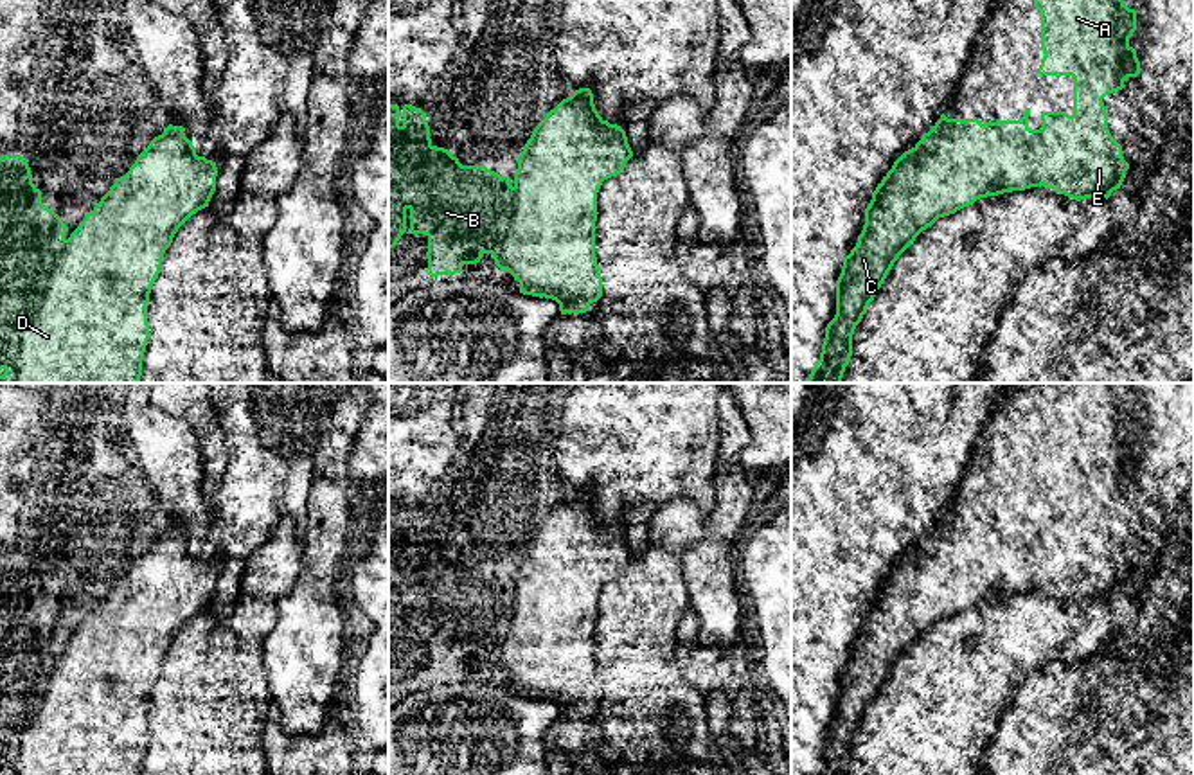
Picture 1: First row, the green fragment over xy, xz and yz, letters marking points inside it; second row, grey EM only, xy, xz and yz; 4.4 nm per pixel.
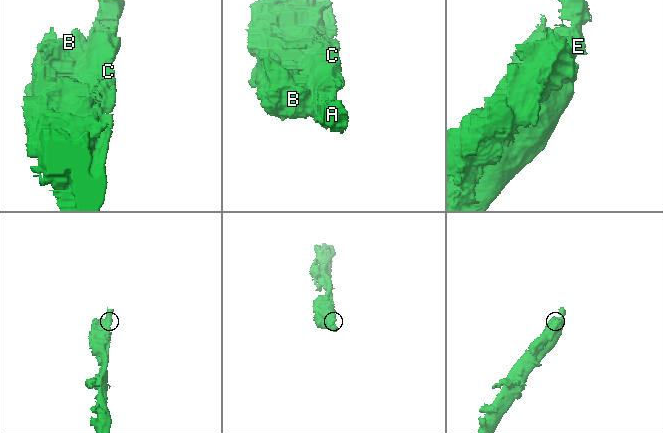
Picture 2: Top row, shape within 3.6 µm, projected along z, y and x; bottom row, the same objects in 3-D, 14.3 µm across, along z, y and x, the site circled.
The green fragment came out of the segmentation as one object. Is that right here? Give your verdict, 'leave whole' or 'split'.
leave whole

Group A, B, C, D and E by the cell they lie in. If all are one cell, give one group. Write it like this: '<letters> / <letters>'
A B C D E

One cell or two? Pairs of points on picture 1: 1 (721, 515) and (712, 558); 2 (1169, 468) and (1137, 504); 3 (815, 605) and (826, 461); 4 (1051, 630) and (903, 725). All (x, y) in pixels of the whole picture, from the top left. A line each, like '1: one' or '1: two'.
1: one
2: one
3: one
4: one

